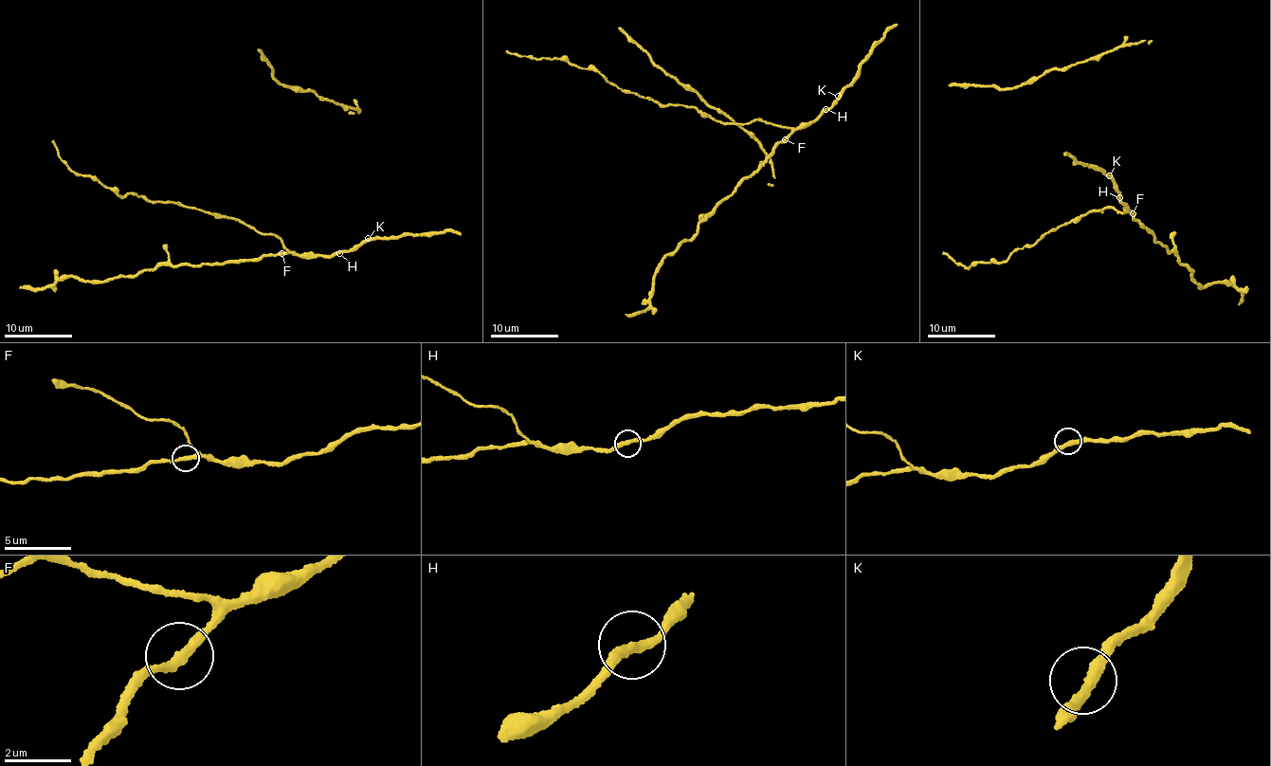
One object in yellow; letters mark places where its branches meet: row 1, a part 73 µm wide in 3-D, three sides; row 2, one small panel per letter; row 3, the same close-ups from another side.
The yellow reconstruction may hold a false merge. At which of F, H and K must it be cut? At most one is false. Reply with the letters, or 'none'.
none

